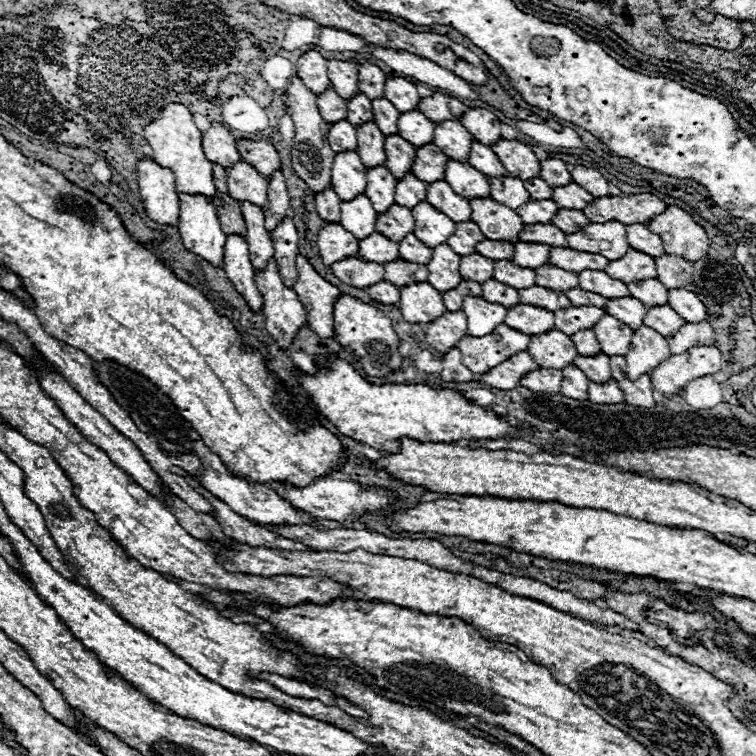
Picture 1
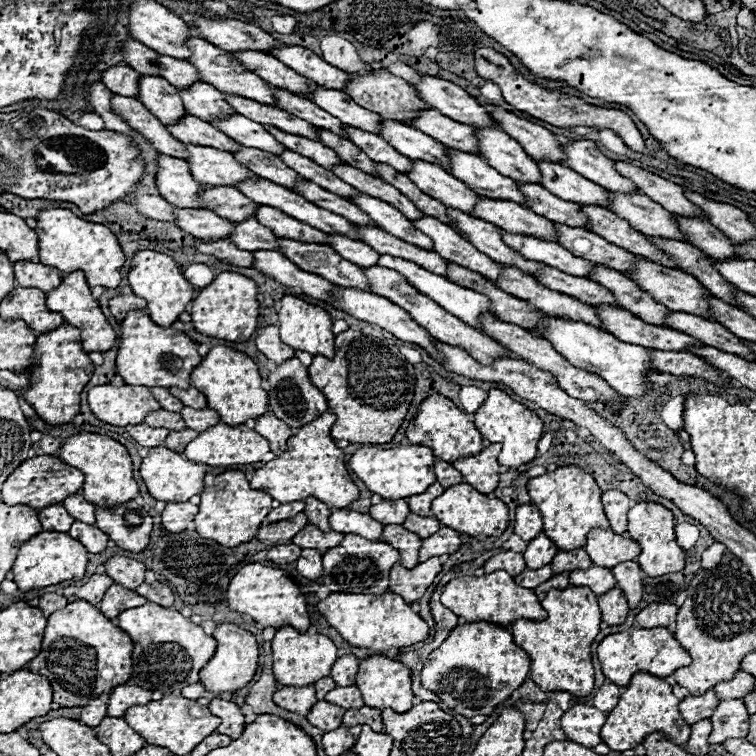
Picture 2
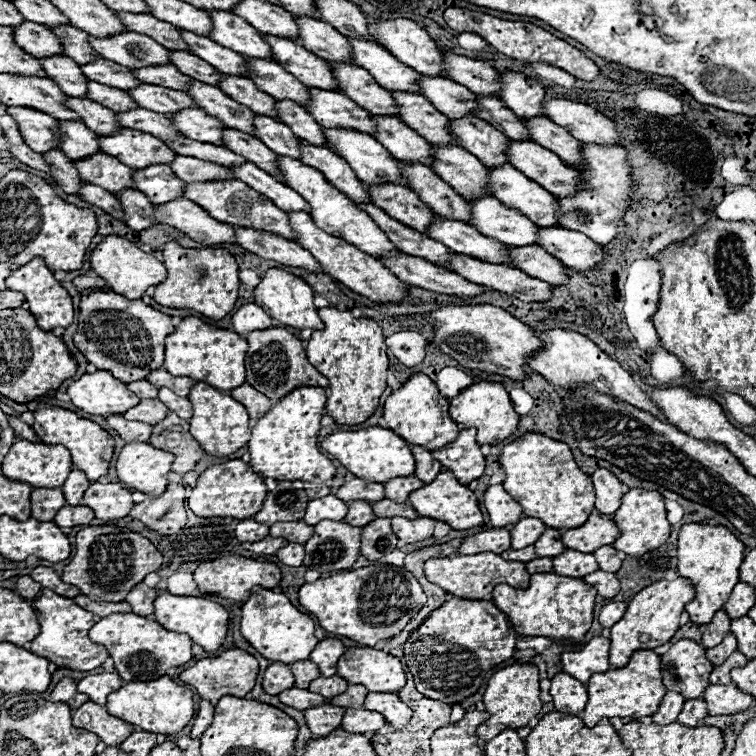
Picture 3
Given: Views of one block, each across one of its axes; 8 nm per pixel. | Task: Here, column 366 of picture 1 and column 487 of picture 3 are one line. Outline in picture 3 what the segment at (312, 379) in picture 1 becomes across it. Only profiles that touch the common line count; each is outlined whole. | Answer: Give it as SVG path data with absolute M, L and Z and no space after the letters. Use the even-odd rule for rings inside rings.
M498 382L470 384L466 390L462 390L456 398L450 400L450 416L454 422L462 424L464 428L476 428L478 444L496 444L514 436L520 422L520 416L514 412L508 392Z

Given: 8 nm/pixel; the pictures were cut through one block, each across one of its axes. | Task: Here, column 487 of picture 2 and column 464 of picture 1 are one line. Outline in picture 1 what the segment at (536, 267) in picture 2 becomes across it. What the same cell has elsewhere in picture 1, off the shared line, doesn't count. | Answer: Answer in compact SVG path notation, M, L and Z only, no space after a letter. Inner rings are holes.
M464 222L464 224L456 224L456 232L450 236L448 246L452 246L456 254L466 256L466 254L476 252L476 242L480 242L482 238L484 234L474 222Z

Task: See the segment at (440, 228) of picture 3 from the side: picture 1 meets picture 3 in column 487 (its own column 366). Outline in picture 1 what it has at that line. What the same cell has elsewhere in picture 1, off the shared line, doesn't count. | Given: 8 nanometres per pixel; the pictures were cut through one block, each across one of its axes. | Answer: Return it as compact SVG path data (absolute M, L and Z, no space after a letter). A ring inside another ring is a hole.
M374 232L374 234L370 234L370 236L360 240L358 256L362 260L376 260L380 264L386 264L386 262L392 262L392 260L400 260L398 244L392 242L386 236L378 234L378 232Z

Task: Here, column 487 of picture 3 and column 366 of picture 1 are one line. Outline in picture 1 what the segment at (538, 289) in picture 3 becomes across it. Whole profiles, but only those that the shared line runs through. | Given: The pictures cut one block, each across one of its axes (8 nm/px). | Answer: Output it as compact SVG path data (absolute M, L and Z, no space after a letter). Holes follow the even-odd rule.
M348 256L344 260L338 260L330 268L342 282L346 282L354 288L368 288L370 284L376 284L376 282L384 280L382 264L364 262L356 256Z

